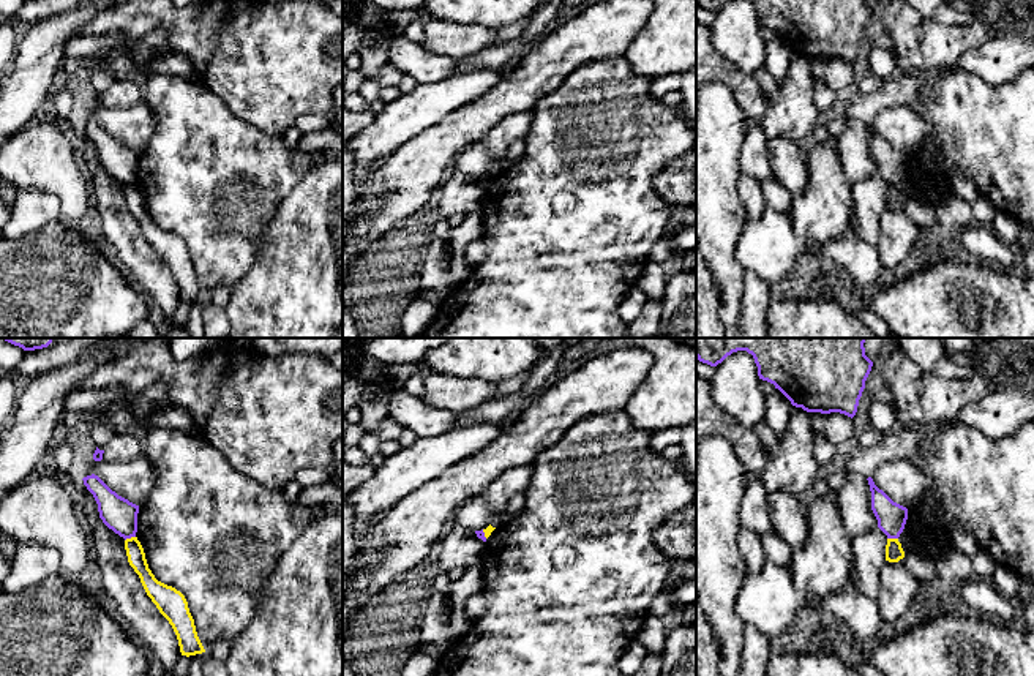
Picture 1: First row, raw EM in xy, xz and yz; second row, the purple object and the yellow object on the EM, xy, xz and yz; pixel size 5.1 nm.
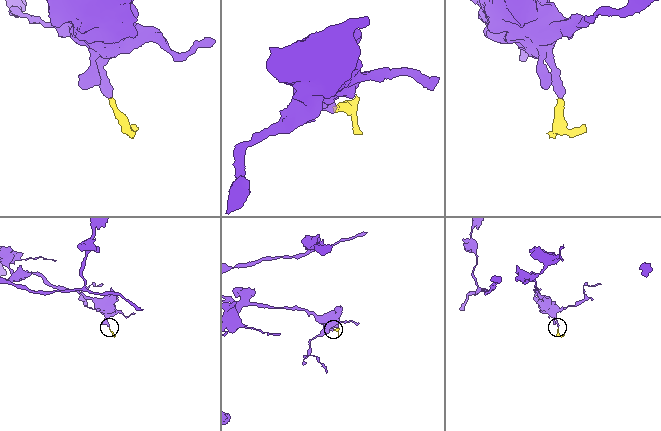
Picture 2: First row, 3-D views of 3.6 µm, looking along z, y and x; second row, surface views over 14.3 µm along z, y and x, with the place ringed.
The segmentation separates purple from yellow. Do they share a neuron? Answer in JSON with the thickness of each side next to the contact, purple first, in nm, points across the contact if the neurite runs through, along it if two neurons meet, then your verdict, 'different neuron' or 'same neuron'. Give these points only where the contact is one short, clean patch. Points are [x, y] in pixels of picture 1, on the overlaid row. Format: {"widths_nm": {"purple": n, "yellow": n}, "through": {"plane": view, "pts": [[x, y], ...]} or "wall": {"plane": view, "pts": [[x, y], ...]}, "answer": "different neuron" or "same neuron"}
{"widths_nm": {"purple": 170, "yellow": 90}, "wall": {"plane": "xy", "pts": [[134, 536], [125, 540]]}, "answer": "different neuron"}

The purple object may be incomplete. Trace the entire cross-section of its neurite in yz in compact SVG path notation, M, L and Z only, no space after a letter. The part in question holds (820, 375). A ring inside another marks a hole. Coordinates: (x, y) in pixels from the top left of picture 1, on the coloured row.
M696 338L696 359L717 366L732 352L747 351L755 359L759 379L774 384L792 406L852 419L873 366L864 343L865 338Z

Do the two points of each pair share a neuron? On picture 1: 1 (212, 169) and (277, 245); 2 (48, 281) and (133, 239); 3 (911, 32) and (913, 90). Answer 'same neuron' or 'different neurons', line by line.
1: different neurons
2: different neurons
3: different neurons

